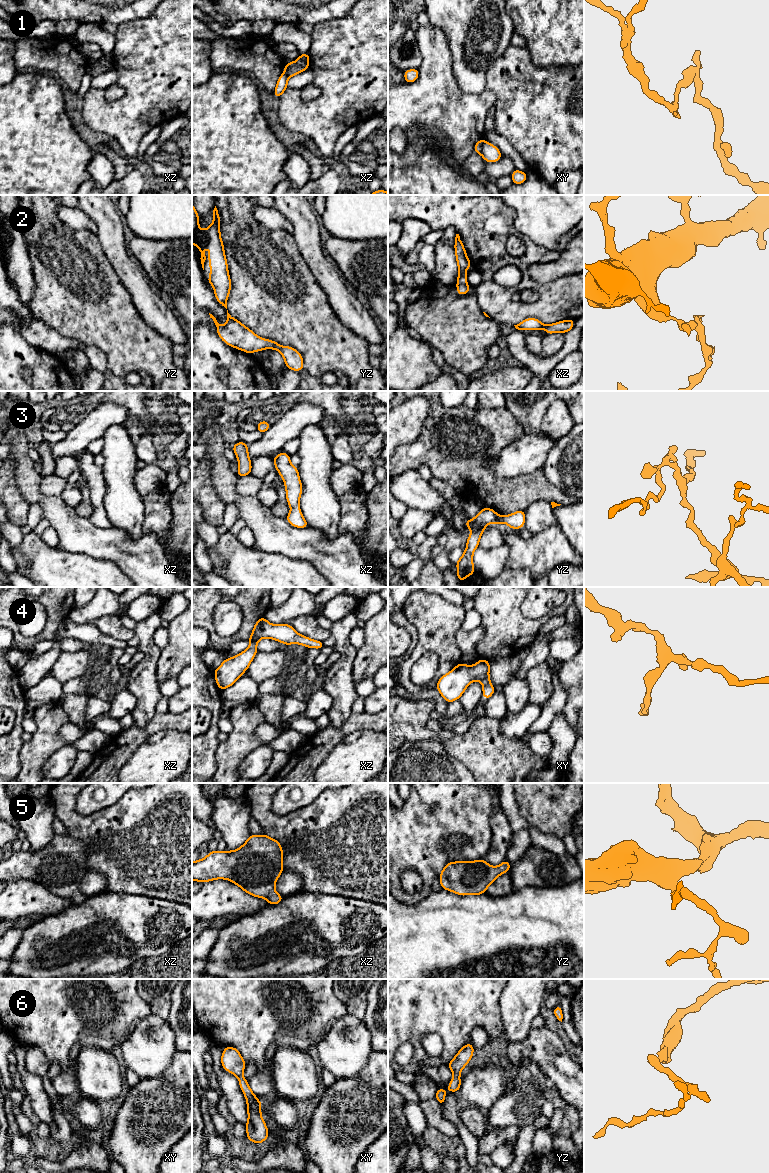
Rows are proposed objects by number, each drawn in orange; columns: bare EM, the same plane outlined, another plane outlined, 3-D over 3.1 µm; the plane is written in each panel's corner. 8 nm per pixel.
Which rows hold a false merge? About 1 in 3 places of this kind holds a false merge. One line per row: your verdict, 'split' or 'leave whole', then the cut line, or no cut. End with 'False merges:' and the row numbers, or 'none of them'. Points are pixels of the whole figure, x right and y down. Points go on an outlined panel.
1: split; cut xy (483, 140), (479, 153)
2: leave whole; cut none
3: leave whole; cut none
4: leave whole; cut none
5: leave whole; cut none
6: leave whole; cut none
False merges: 1

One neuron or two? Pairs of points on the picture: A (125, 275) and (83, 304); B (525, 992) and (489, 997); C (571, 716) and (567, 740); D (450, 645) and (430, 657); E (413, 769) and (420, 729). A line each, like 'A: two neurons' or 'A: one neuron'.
A: two neurons
B: two neurons
C: two neurons
D: two neurons
E: two neurons

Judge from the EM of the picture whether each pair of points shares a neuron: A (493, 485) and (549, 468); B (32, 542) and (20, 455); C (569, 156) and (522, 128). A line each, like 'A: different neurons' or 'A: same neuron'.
A: different neurons
B: different neurons
C: same neuron

